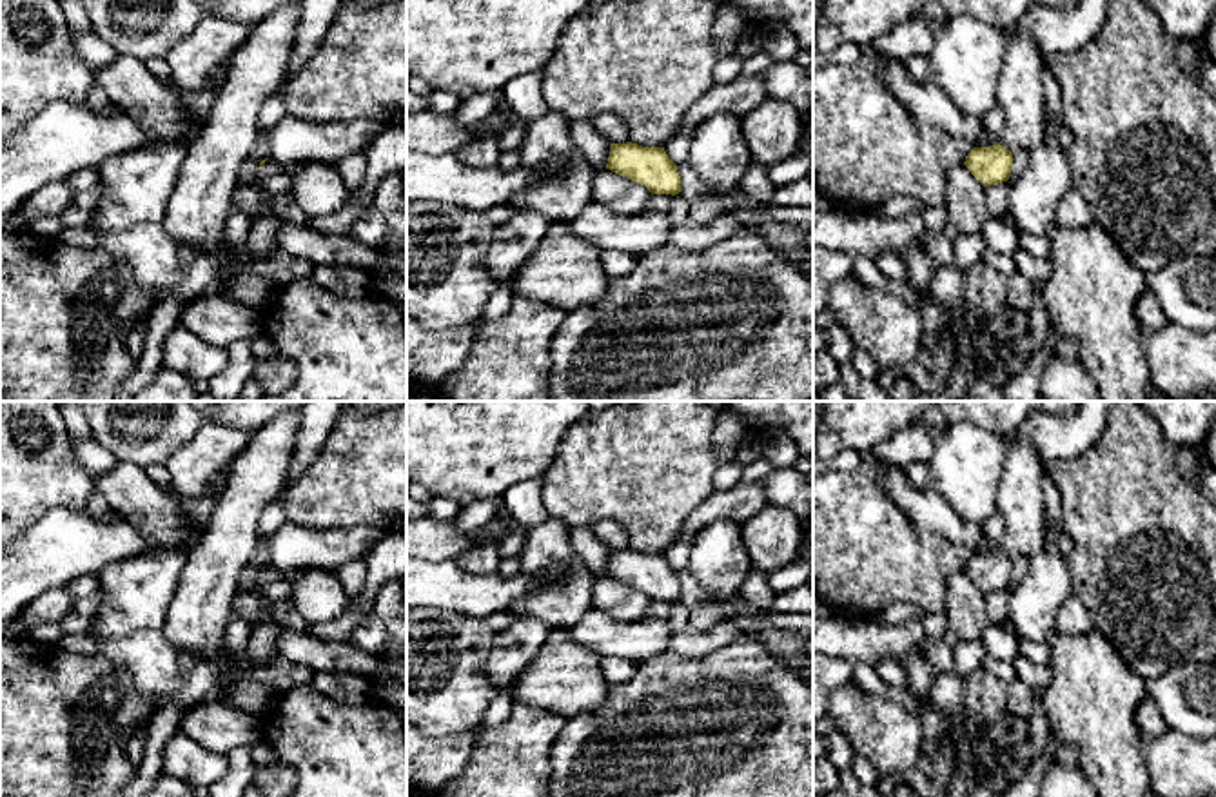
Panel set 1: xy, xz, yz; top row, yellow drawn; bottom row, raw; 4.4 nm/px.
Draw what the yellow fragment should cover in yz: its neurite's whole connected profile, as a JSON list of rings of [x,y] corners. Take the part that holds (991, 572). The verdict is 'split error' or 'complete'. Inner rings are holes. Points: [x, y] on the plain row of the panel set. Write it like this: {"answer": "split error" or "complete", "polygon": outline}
{"answer": "complete", "polygon": [[[1000,550],[989,554],[973,554],[966,563],[964,572],[986,594],[996,592],[1009,586],[1013,559]]]}

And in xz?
{"answer": "complete", "polygon": [[[632,548],[610,550],[606,576],[644,592],[652,601],[679,601],[681,583],[664,554],[642,554]]]}

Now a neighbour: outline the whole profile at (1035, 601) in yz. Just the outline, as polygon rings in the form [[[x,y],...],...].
[[[1045,550],[1029,559],[1024,579],[1011,588],[1009,621],[1020,639],[1049,641],[1056,615],[1073,594],[1073,576],[1064,556]]]

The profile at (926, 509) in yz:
[[[887,467],[880,481],[887,496],[917,526],[980,554],[982,525],[962,519],[933,487],[918,490],[900,467]]]

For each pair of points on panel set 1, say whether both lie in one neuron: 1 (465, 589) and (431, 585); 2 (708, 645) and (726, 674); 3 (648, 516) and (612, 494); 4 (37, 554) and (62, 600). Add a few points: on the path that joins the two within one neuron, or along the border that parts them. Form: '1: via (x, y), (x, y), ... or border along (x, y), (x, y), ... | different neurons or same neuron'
1: via (456, 589), (440, 585) | same neuron
2: border along (754, 638), (737, 638), (694, 659) | different neurons
3: via (639, 507), (627, 494), (621, 494) | same neuron
4: border along (64, 587), (42, 592), (20, 614) | different neurons

